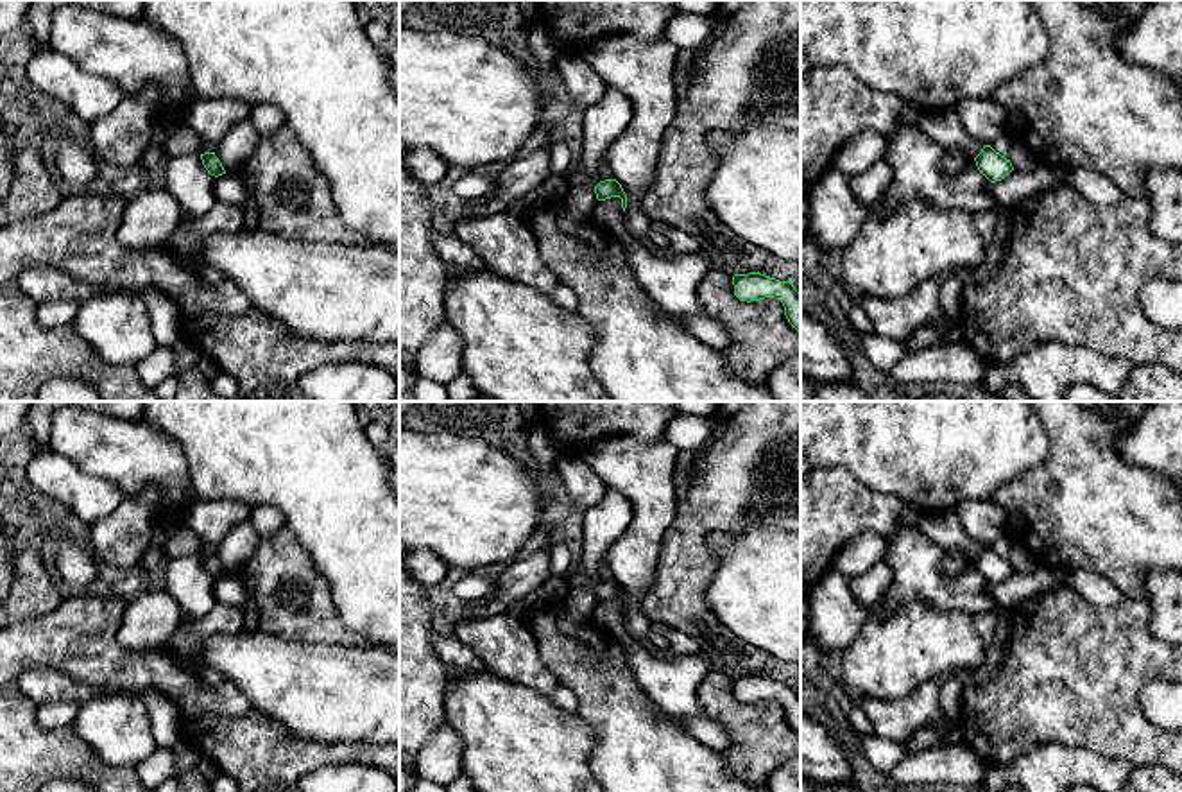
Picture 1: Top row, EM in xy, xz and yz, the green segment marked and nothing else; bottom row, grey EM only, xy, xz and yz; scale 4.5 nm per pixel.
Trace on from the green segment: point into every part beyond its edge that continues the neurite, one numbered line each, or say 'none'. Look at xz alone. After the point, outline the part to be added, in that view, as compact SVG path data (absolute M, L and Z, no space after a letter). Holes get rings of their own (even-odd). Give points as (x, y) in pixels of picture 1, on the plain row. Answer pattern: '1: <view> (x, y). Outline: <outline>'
1: xz (577, 577). Outline: M575 563L575 566L568 577L568 584L570 584L570 588L589 586L595 590L600 584L600 581L587 581L586 575L582 573L582 570L578 568L578 564Z

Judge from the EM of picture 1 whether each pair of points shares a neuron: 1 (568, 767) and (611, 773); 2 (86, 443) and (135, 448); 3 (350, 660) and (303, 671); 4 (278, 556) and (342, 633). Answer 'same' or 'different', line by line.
1: different
2: same
3: same
4: same

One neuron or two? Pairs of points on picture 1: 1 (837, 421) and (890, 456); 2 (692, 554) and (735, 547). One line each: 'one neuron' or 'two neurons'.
1: one neuron
2: two neurons

